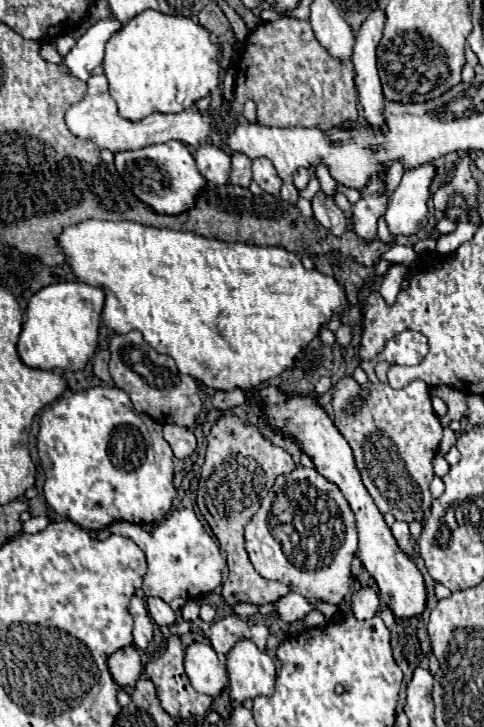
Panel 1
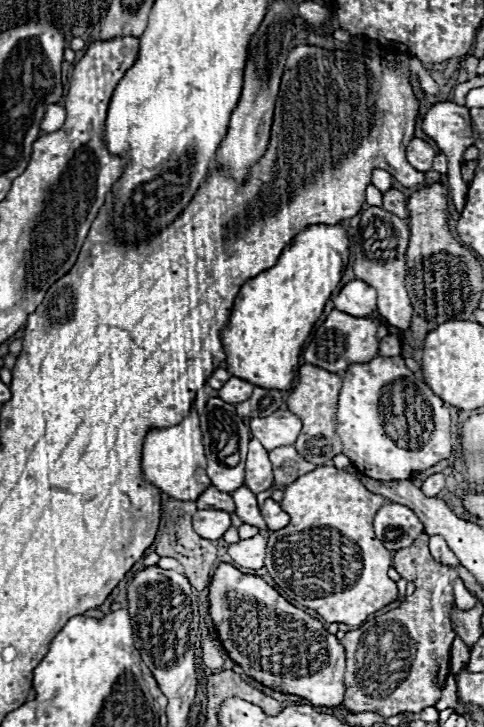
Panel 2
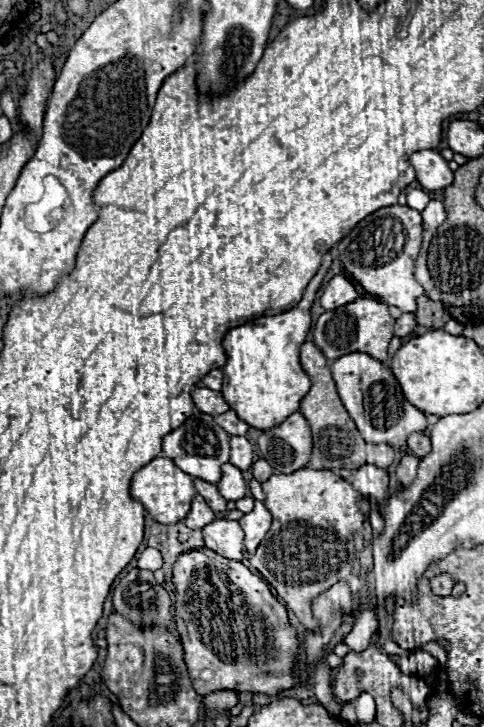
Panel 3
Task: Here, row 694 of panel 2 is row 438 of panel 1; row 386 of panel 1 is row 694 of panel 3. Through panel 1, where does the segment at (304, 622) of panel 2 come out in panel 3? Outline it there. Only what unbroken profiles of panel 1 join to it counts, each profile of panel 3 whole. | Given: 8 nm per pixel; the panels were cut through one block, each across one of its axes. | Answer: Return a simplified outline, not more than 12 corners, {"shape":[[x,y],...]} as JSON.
{"shape":[[208,548],[174,566],[206,696],[302,684],[286,608]]}

